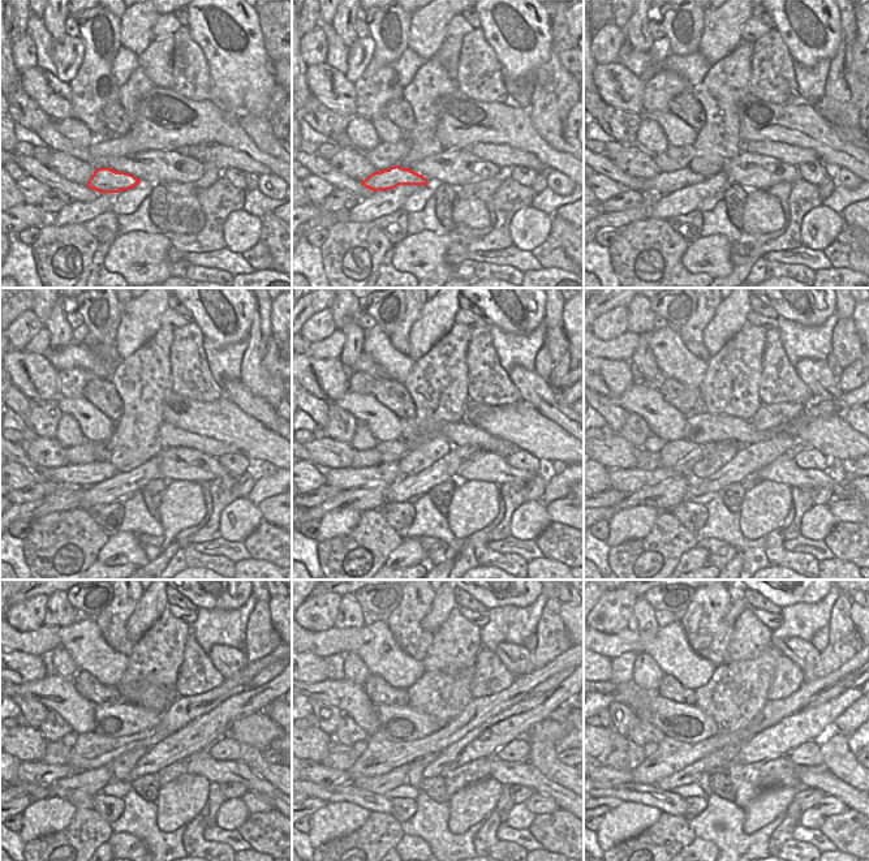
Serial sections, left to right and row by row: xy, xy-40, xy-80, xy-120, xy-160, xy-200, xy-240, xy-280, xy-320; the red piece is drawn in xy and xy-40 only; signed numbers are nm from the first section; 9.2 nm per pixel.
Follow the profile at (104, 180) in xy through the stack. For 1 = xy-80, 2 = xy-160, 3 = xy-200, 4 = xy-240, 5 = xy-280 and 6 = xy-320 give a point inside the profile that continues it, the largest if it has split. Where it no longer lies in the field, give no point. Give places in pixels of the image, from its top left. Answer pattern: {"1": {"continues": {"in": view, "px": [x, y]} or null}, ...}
{"1": {"continues": {"in": "xy-80", "px": [666, 183]}}, "2": {"continues": {"in": "xy-160", "px": [388, 473]}}, "3": {"continues": {"in": "xy-200", "px": [627, 481]}}, "4": {"continues": {"in": "xy-240", "px": [35, 778]}}, "5": {"continues": {"in": "xy-280", "px": [318, 782]}}, "6": {"continues": {"in": "xy-320", "px": [610, 783]}}}

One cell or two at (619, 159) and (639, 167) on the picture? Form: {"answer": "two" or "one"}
{"answer": "one"}

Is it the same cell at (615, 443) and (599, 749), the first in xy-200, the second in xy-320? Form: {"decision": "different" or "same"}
{"decision": "same"}

